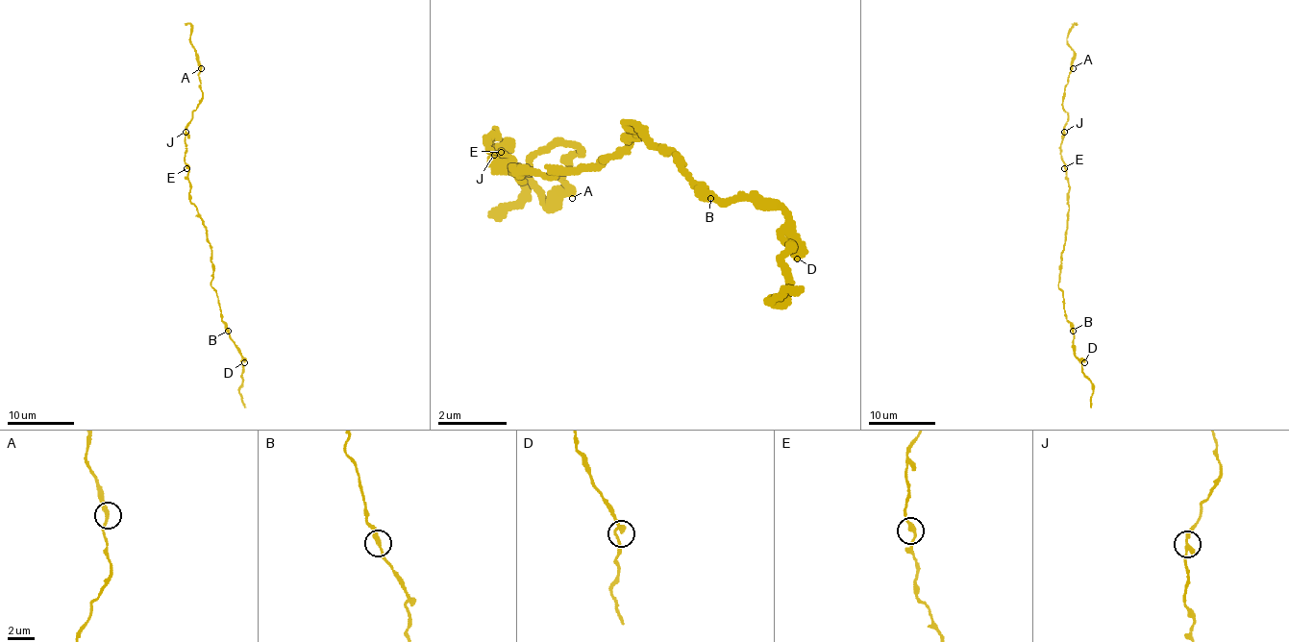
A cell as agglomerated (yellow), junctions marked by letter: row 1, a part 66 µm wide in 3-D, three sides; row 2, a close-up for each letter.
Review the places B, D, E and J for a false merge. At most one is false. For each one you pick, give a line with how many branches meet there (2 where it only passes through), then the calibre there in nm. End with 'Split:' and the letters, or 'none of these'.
Split: none of these

